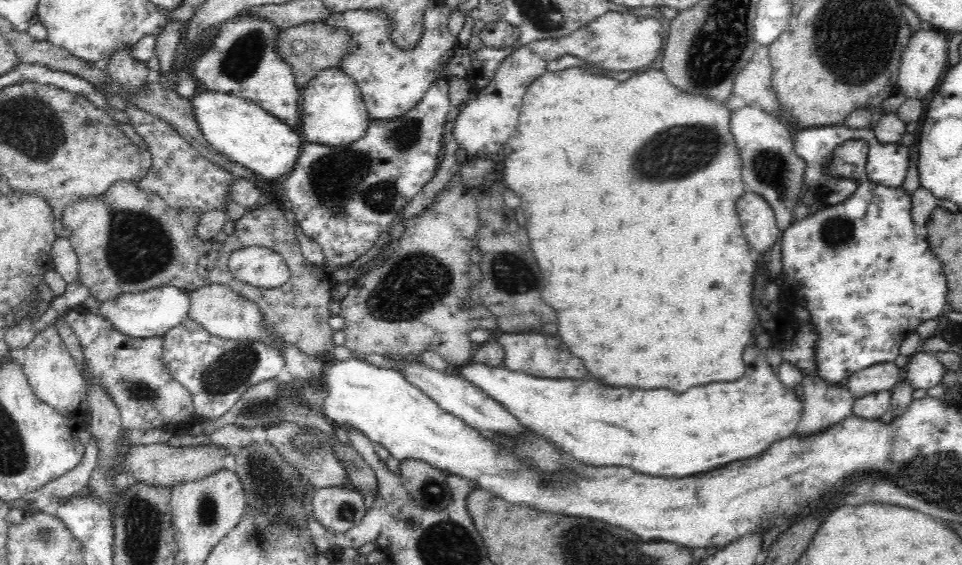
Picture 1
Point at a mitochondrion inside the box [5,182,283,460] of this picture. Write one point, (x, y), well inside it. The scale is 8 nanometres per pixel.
(139, 247)

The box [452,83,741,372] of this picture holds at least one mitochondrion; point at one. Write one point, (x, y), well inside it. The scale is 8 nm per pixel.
(673, 154)

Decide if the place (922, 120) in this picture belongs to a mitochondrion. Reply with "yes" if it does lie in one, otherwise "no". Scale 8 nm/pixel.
no

